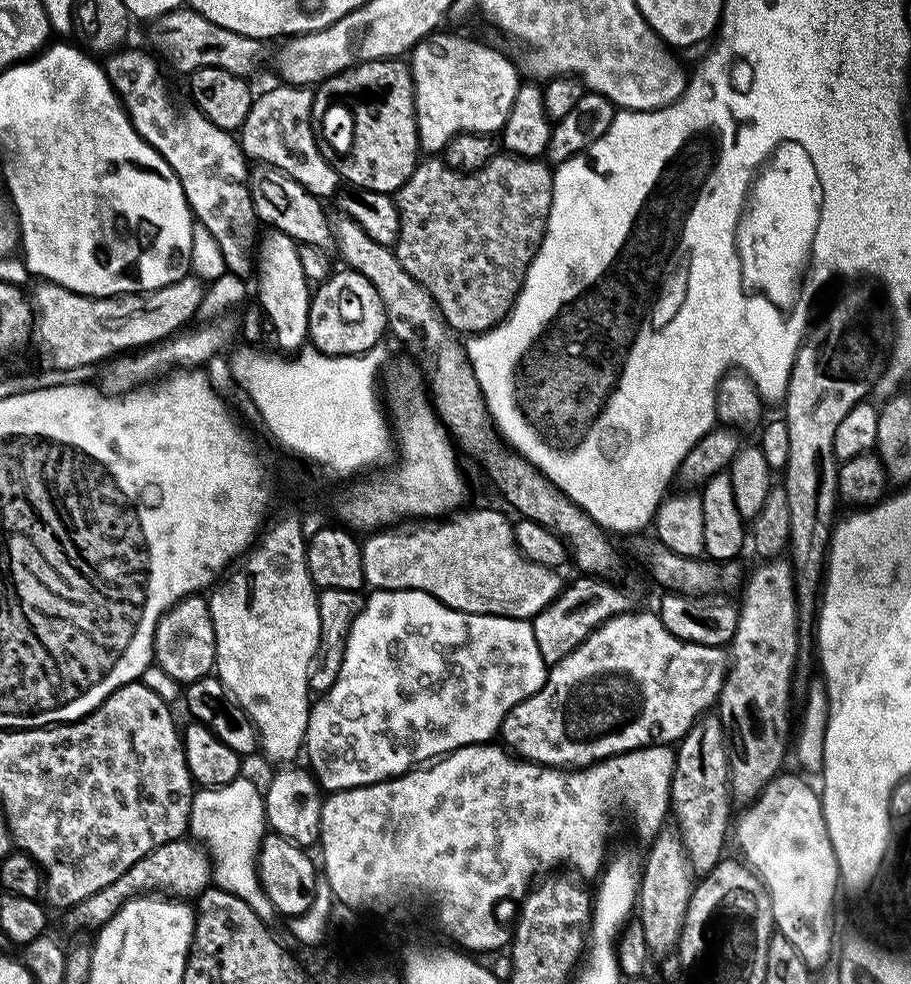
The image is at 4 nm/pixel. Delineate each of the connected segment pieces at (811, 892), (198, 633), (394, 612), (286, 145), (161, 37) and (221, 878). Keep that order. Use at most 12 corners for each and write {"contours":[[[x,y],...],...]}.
{"contours":[[[776,775],[734,840],[775,931],[828,948],[839,866],[805,777]],[[203,595],[156,624],[152,654],[180,686],[215,669],[214,622]],[[372,590],[303,751],[328,794],[483,744],[527,620]],[[281,83],[253,99],[238,148],[332,198],[342,176],[312,137],[314,92]],[[181,6],[148,40],[181,74],[218,66],[249,77],[265,41]],[[252,780],[200,788],[191,835],[212,862],[215,887],[264,921],[260,885],[264,797]]]}

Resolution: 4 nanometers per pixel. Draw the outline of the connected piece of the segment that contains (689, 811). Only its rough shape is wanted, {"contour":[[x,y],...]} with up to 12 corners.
{"contour":[[705,714],[675,749],[670,816],[693,873],[730,836],[728,745]]}

